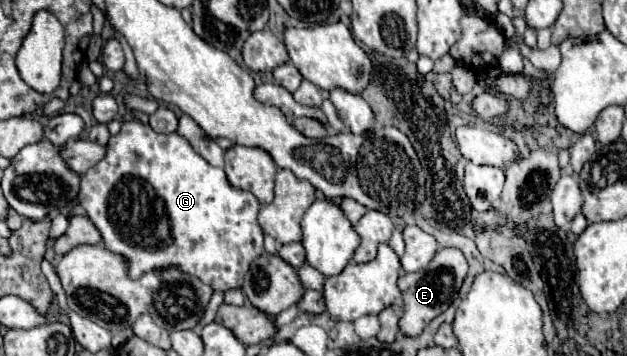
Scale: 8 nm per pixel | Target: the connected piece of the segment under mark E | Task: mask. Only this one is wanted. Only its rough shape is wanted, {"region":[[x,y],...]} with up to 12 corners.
{"region":[[442,248],[398,280],[400,330],[418,336],[452,304],[468,262]]}

